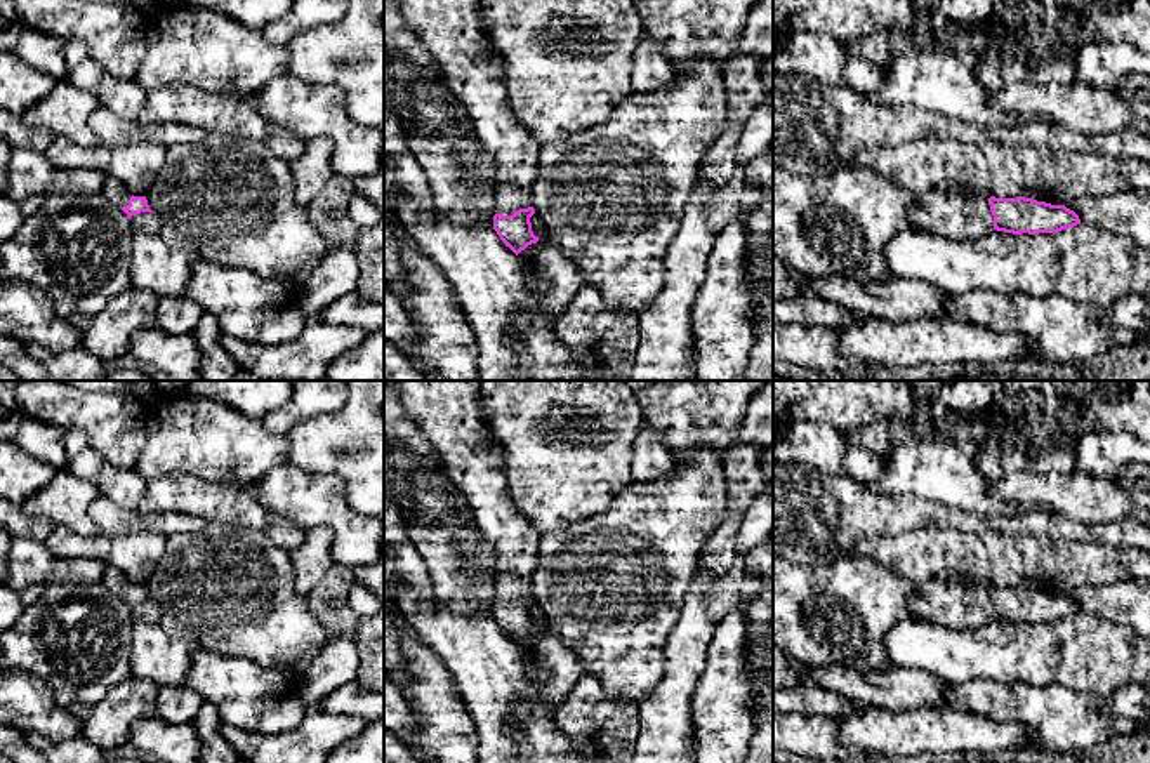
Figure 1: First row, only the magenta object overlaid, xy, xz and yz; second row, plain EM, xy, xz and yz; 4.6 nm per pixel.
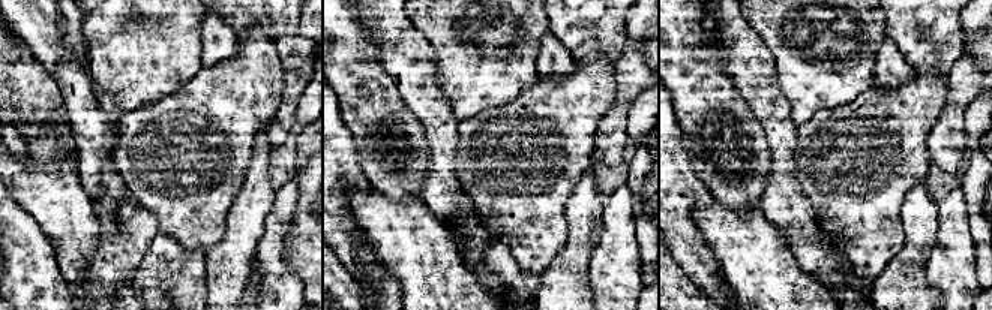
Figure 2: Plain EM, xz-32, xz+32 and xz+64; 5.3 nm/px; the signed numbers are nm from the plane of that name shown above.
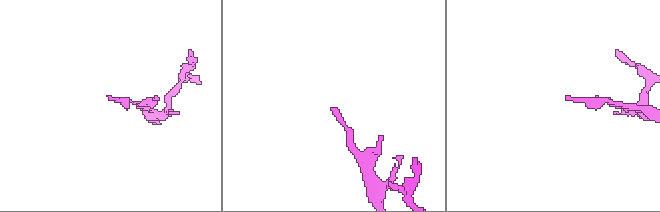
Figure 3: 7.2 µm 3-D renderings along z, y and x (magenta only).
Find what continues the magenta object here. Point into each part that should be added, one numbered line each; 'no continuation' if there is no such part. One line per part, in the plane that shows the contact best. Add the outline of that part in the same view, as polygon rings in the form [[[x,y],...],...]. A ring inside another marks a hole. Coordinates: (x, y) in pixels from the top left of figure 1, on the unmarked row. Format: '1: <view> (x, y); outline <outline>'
1: xz (447, 412); outline [[[393,381],[403,407],[438,450],[452,483],[467,499],[474,521],[497,554],[495,601],[512,605],[532,596],[540,534],[516,506],[507,483],[507,455],[493,435],[483,431],[478,412],[479,381]]]

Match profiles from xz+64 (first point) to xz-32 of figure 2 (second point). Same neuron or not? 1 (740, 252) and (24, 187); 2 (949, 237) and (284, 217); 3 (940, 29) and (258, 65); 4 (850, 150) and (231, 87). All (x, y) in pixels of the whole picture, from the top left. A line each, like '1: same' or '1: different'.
1: same
2: same
3: different
4: same

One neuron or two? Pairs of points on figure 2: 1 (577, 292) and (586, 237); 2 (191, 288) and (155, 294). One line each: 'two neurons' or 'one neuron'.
1: one neuron
2: one neuron

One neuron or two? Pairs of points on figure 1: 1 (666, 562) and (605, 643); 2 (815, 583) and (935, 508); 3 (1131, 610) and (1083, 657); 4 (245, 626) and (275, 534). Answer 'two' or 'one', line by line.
1: one
2: two
3: two
4: two

